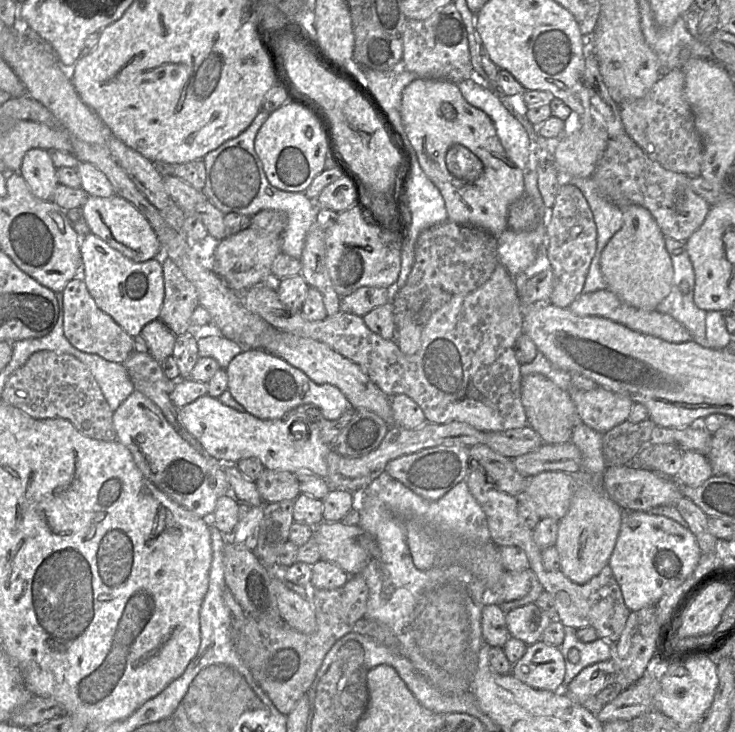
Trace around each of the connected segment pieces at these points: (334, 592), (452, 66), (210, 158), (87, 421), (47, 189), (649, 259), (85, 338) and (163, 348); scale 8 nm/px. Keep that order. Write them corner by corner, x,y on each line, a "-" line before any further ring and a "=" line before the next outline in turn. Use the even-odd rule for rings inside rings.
351,576
345,585
337,589
313,589
316,628
312,633
305,634
291,628
280,615
262,616
259,619
246,616
230,589
225,587
223,600
231,616
231,637
235,651
255,682
282,714
289,715
306,694
335,642
352,632
356,622
365,617
368,596
369,588
362,576
=
449,3
438,9
425,20
406,20
403,35
403,64
406,70
415,73
418,78
438,78
457,84
471,78
473,67
470,58
467,31
454,3
=
261,110
242,133
203,157
206,181
202,192
223,214
236,213
252,217
262,210
284,211
287,214
287,225
280,235
281,252
300,260
306,234
316,222
318,206
303,192
282,191
268,182
263,165
255,152
254,141
269,115
270,113
=
49,350
33,353
26,363
9,377
1,394
1,401
18,408
37,420
64,418
84,436
115,441
113,411
86,365
70,354
=
34,148
25,153
18,173
34,196
49,201
59,184
56,170
50,152
=
609,197
623,213
622,228
610,239
600,257
600,270
607,288
626,304
644,310
656,310
658,304
670,293
673,281
673,265
671,256
665,247
665,236
661,232
651,213
644,207
617,202
=
81,276
67,283
63,291
63,302
64,335
74,347
117,363
123,363
134,351
133,337
97,307
=
161,320
146,324
139,335
145,340
149,354
158,362
172,356
176,336

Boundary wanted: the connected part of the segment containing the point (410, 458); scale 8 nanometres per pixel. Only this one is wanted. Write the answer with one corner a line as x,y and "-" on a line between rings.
439,445
424,448
412,454
405,454
389,461
385,467
385,473
422,498
436,501
466,479
469,472
469,457
468,446

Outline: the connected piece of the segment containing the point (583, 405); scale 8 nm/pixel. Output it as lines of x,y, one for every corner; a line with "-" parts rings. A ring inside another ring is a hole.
600,386
590,390
570,387
567,391
582,422
603,434
626,421
634,406
630,399

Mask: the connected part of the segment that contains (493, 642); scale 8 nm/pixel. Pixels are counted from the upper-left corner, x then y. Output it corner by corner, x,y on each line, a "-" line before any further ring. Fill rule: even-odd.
486,604
481,612
483,643
489,647
503,648
510,634
506,624
505,612
495,604

